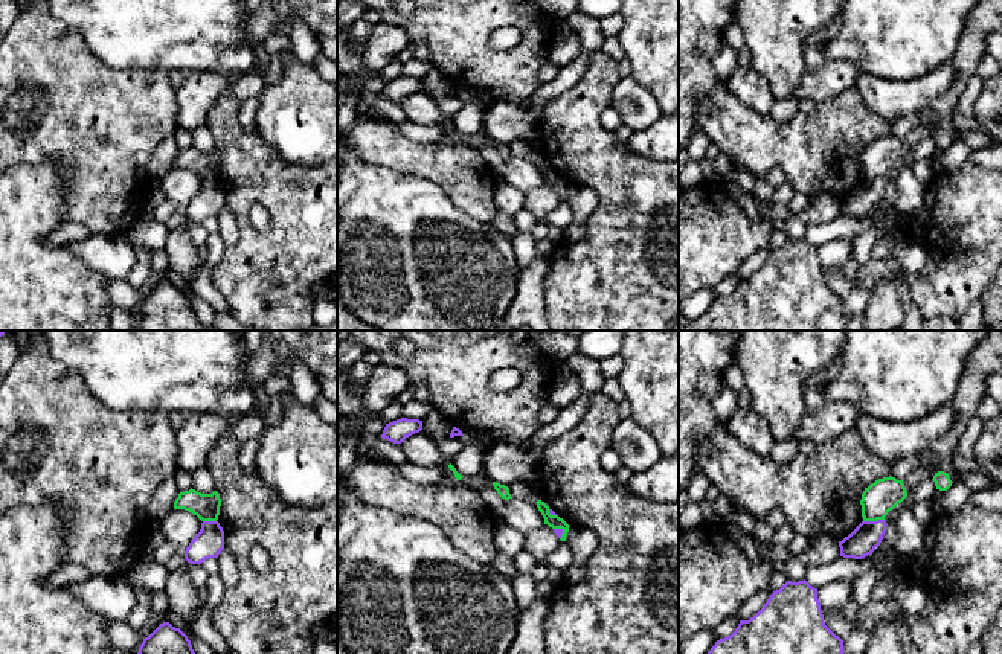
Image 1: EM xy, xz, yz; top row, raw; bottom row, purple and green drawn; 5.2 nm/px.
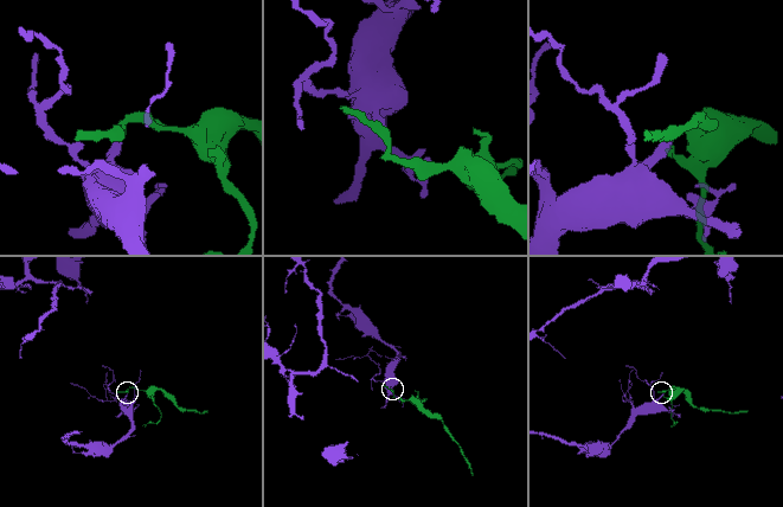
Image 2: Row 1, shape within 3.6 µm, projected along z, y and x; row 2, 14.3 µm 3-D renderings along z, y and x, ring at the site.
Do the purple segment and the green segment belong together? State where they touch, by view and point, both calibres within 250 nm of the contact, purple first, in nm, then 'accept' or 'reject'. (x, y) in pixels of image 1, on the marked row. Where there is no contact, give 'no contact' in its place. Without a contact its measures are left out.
yz (873, 522) | 160/170 nm | reject

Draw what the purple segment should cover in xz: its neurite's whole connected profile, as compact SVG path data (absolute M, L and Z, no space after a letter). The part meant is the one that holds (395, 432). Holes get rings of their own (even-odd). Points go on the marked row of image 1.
M401 418L386 424L381 438L393 444L401 444L406 438L419 433L422 430L422 421Z

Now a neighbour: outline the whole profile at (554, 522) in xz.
M537 500L535 503L537 503L537 508L544 518L544 524L548 524L552 529L561 529L563 534L561 534L560 540L566 541L566 537L567 537L567 532L569 532L570 526L563 518L560 518L558 515L551 515L549 514L549 506L544 502Z

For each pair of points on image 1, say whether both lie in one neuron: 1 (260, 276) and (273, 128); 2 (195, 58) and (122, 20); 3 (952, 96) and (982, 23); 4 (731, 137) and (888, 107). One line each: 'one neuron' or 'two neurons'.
1: two neurons
2: one neuron
3: one neuron
4: two neurons

